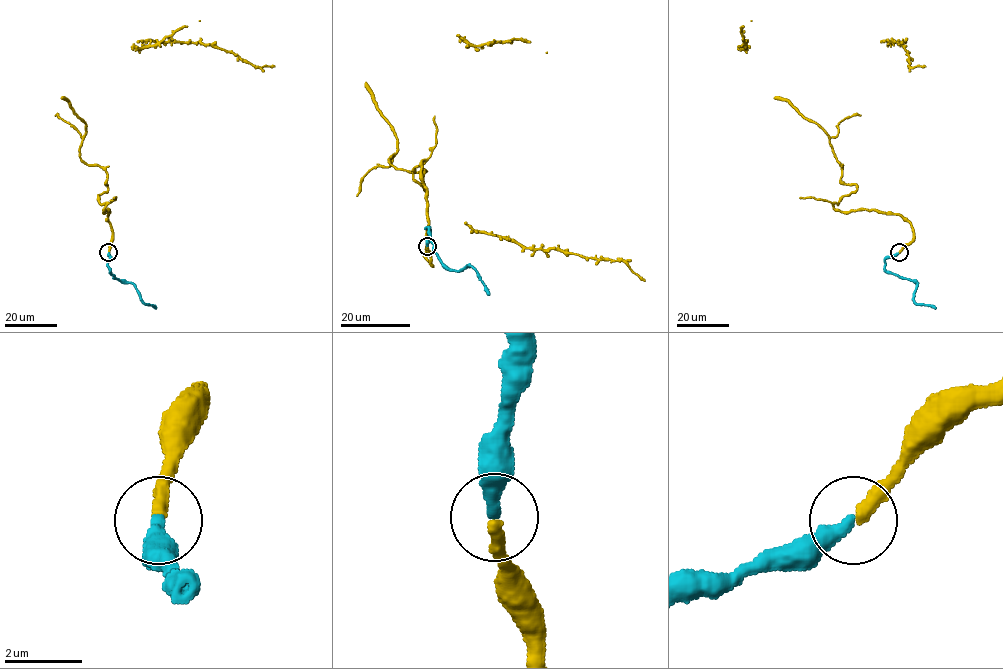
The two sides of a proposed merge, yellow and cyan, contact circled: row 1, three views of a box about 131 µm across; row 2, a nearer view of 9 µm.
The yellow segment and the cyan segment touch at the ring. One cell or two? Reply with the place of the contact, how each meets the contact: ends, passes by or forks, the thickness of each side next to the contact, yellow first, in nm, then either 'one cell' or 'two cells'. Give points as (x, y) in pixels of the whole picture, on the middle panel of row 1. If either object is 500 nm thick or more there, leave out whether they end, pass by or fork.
at (427, 246); yellow ends there; cyan ends there; 360 nm thick on the yellow side, 380 nm on the other; one cell

